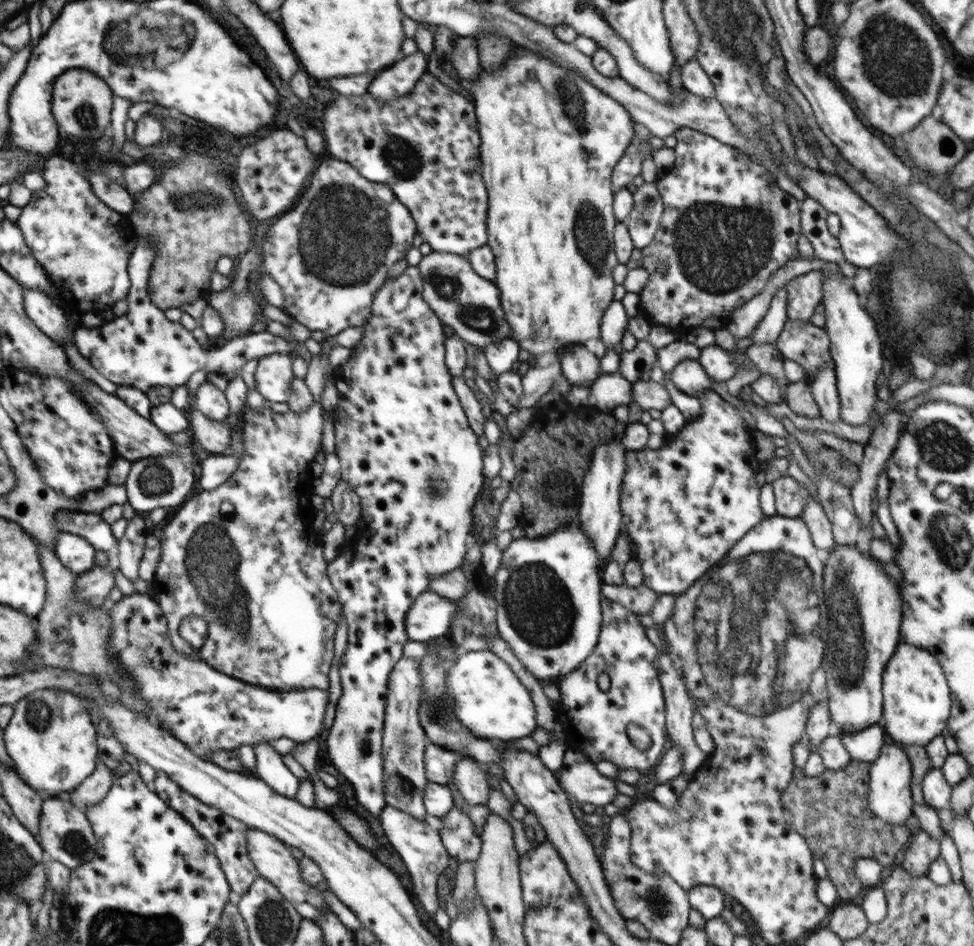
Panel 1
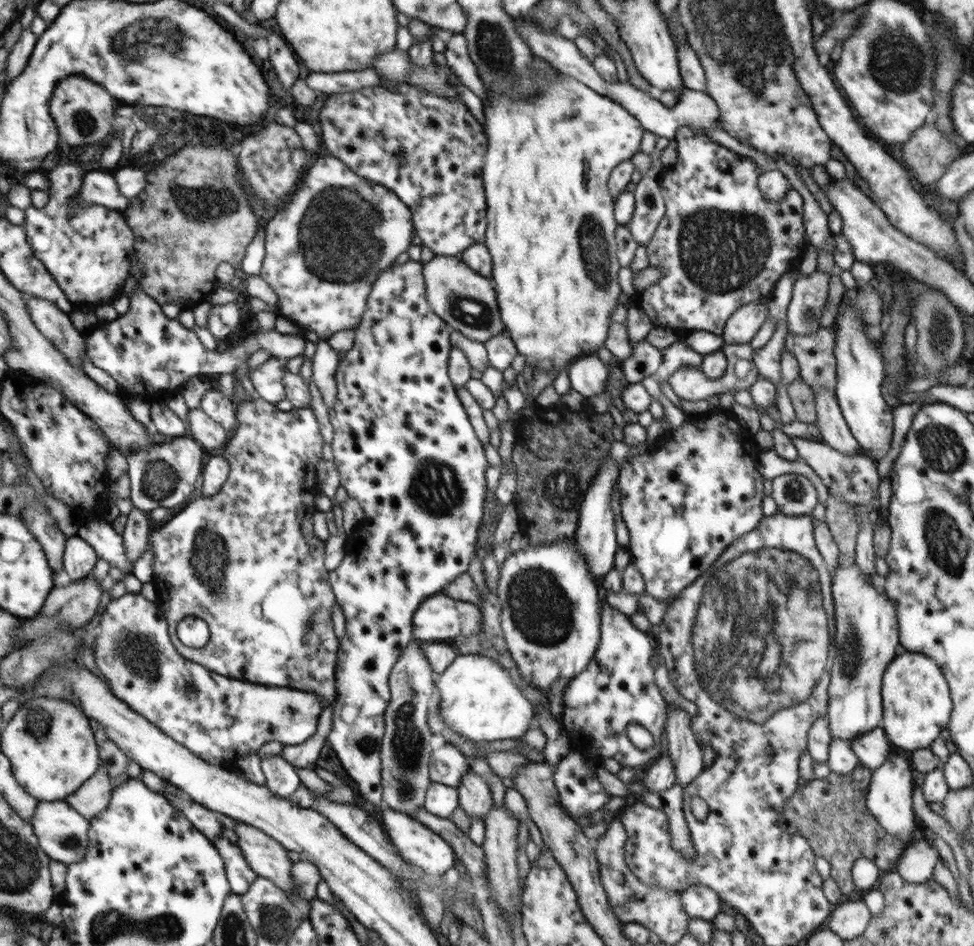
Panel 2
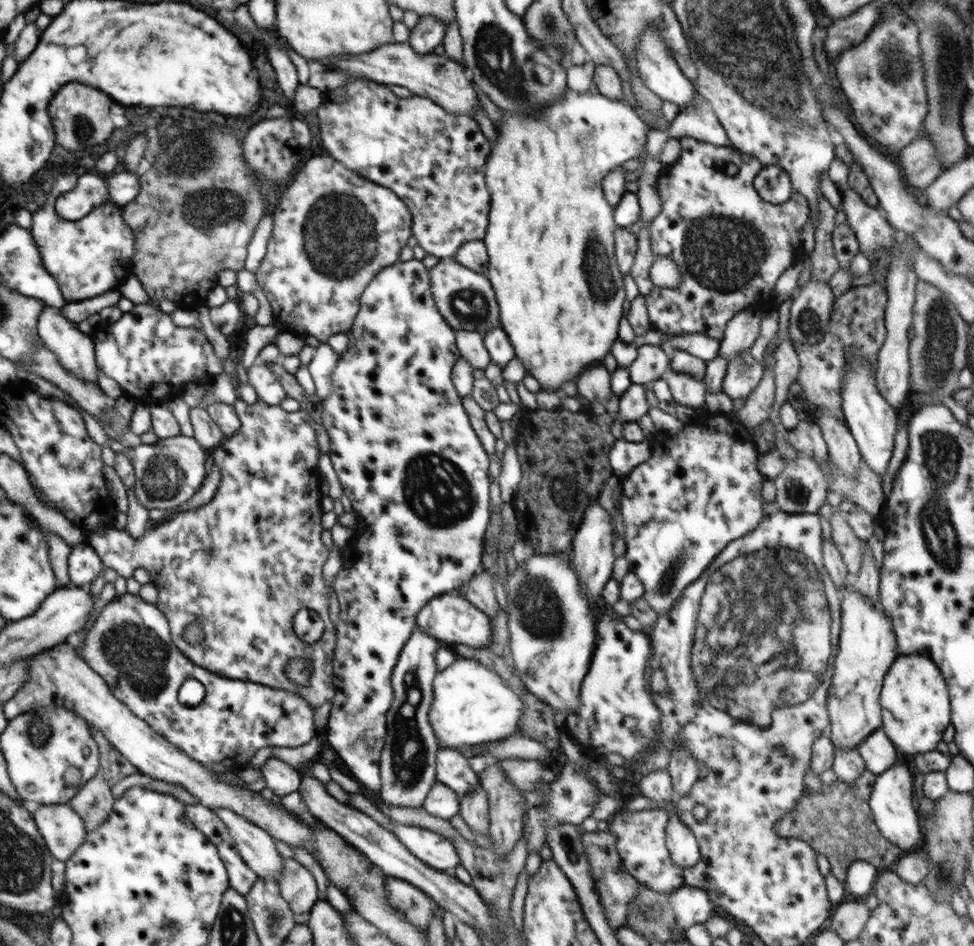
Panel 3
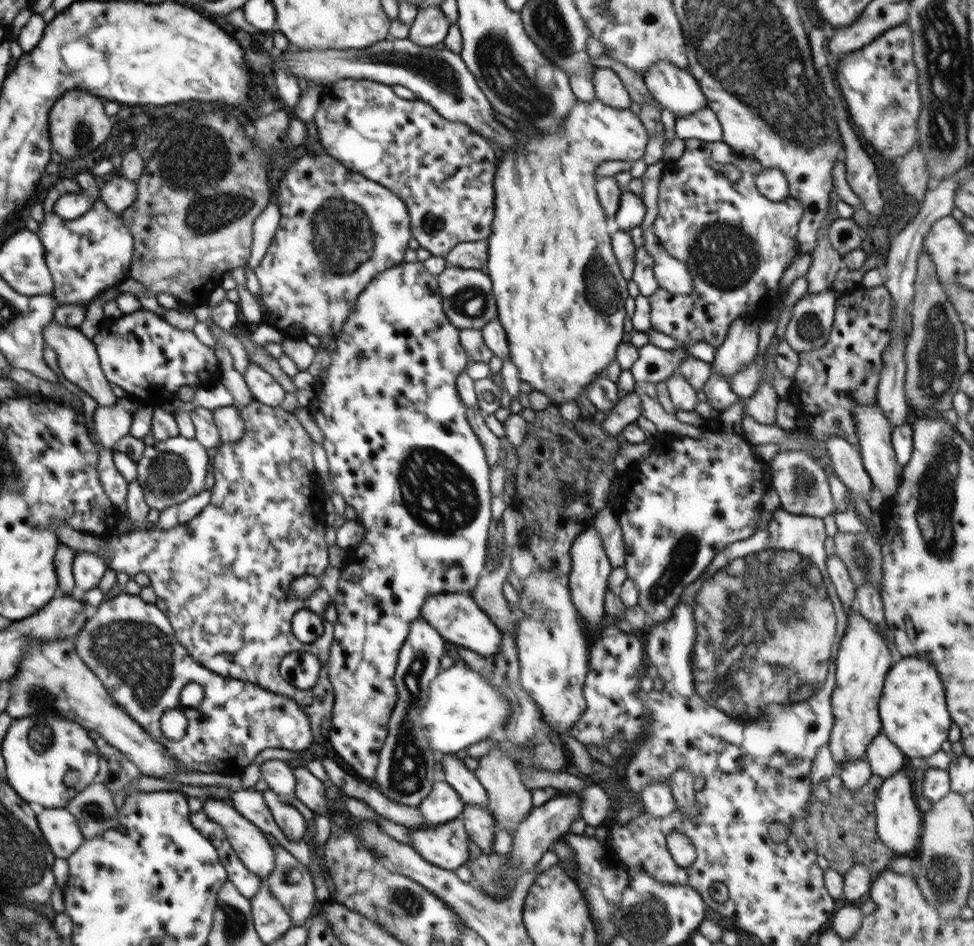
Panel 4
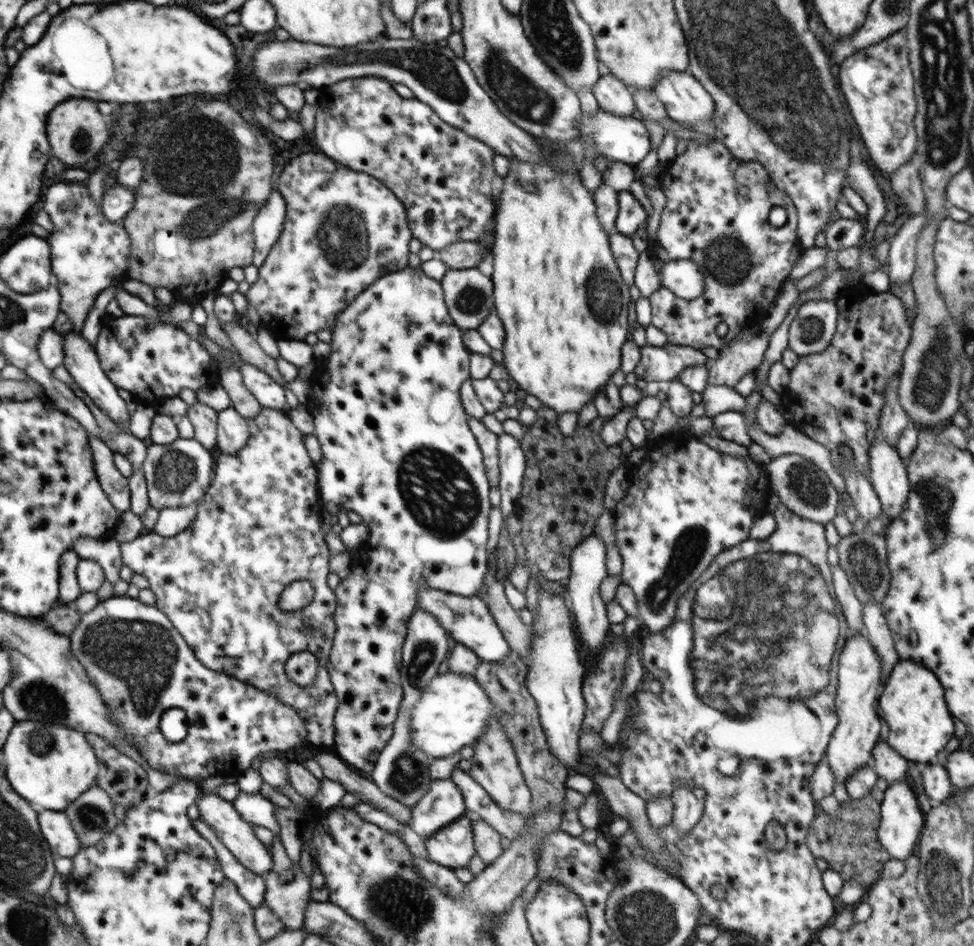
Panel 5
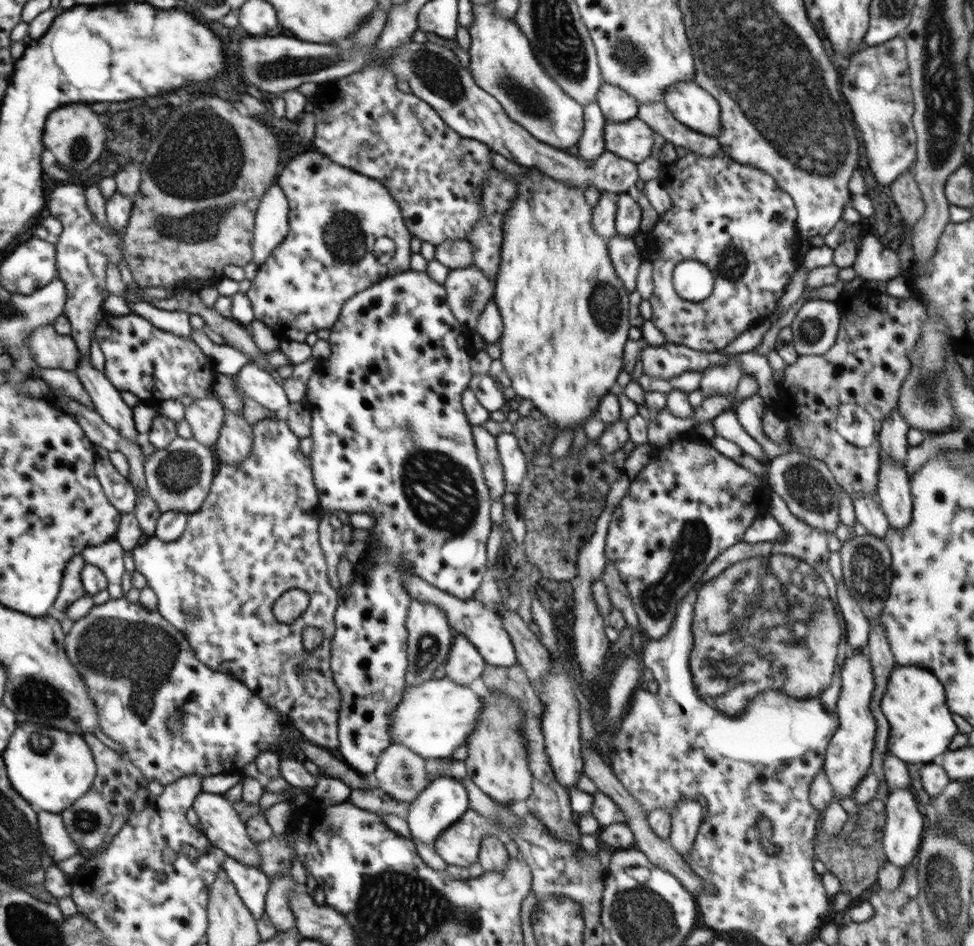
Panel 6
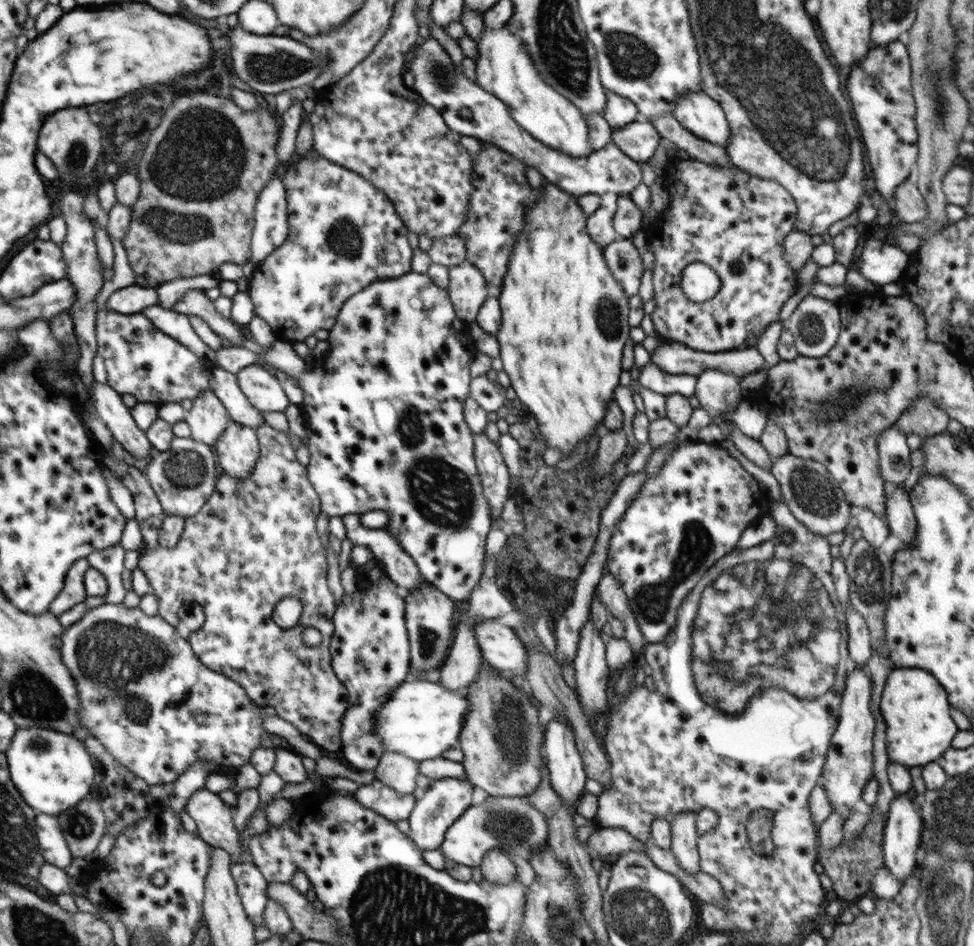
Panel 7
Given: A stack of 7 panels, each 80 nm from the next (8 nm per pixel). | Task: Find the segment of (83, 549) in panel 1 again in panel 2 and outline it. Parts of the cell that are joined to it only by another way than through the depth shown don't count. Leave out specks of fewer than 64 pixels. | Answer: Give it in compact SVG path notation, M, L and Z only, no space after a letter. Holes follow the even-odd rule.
M77 534L68 537L63 554L63 569L74 581L92 575L98 560L95 550Z

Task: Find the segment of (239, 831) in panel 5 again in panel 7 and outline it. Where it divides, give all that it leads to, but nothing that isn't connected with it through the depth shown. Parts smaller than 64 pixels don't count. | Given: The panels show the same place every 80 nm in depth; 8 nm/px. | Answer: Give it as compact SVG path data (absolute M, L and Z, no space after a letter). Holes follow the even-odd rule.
M206 788L193 792L186 804L186 813L198 826L196 832L200 838L212 848L222 848L232 858L239 857L239 862L250 857L247 842L240 838L242 834L234 826L230 806L218 794Z

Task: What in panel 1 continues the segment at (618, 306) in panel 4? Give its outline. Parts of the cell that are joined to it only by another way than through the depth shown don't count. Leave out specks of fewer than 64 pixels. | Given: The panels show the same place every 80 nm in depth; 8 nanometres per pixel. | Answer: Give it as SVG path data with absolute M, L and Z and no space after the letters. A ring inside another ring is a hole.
M524 46L517 48L511 58L500 68L495 68L491 72L481 68L476 80L459 79L459 82L470 90L474 97L476 122L478 122L478 133L481 136L482 178L488 193L487 245L495 256L494 282L500 291L505 319L512 329L511 337L514 337L514 341L518 341L520 350L528 351L534 357L542 354L558 356L562 347L566 349L574 345L584 345L592 338L600 340L600 321L613 301L613 290L617 285L612 279L612 270L619 263L614 248L614 227L618 221L613 213L615 192L611 183L611 174L634 138L634 124L630 122L631 114L619 102L610 98L604 91L598 90L598 87L582 78L577 72L558 66L553 60L535 54L533 50Z

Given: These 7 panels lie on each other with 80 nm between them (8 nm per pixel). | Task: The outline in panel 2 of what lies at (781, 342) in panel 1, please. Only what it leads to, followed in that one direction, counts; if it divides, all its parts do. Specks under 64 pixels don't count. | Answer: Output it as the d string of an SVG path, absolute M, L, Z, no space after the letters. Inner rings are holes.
M834 325L822 327L818 333L808 336L786 334L784 349L796 358L802 380L814 394L822 389L836 391L836 330Z

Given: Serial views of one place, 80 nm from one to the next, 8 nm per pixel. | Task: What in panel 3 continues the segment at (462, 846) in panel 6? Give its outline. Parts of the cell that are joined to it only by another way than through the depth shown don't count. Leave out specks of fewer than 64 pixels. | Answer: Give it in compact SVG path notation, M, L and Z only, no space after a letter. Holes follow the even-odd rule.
M392 821L395 826L394 836L398 838L406 850L416 859L420 859L426 866L438 872L452 872L460 865L458 850L450 838L444 838L438 832L430 831L410 824Z

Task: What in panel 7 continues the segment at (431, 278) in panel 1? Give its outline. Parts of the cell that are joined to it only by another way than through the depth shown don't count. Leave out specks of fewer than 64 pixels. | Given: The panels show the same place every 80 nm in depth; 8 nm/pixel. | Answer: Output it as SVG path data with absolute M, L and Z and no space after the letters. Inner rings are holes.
M468 261L449 268L449 287L447 288L456 316L469 325L475 323L478 311L488 298L483 274Z

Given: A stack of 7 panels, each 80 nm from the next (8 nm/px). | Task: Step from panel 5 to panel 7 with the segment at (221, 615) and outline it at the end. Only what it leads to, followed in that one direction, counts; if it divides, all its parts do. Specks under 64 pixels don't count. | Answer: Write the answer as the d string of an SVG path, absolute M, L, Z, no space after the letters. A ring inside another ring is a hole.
M266 422L256 428L256 432L259 456L250 477L230 477L221 472L212 496L194 516L185 518L184 530L176 546L144 546L140 550L138 567L148 577L152 591L159 598L159 615L172 626L180 624L177 611L182 605L196 604L204 609L204 624L187 638L202 664L234 679L252 702L290 722L304 738L322 750L340 751L349 694L333 671L329 651L337 601L326 584L326 553L317 533L321 500L310 484L307 468L296 459L296 448L289 435ZM287 596L297 596L305 608L292 629L280 628L273 621L274 608ZM306 628L316 628L320 632L320 645L308 647L304 644L302 634Z

